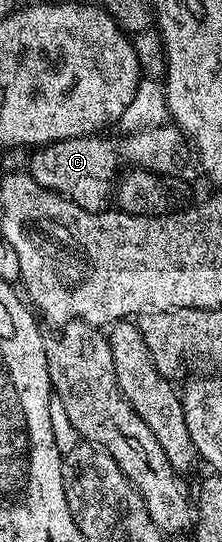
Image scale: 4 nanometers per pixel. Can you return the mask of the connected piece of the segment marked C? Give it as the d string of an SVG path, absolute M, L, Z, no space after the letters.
M175 123L125 134L125 137L81 135L45 144L37 148L40 150L26 165L27 172L32 174L33 181L76 202L78 207L91 213L103 213L113 204L114 186L125 167L149 169L151 173L161 173L164 177L180 177L194 165L193 146Z

